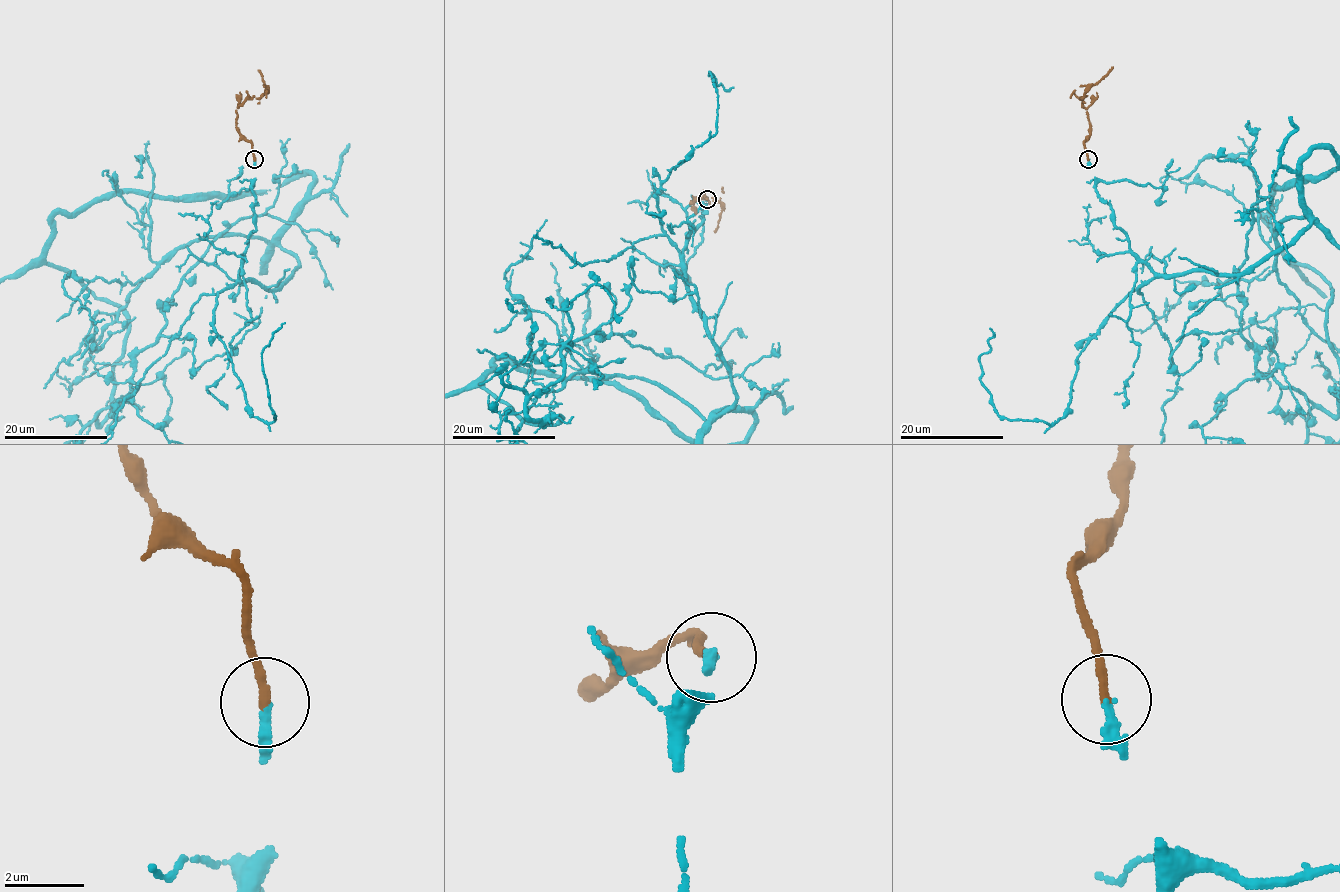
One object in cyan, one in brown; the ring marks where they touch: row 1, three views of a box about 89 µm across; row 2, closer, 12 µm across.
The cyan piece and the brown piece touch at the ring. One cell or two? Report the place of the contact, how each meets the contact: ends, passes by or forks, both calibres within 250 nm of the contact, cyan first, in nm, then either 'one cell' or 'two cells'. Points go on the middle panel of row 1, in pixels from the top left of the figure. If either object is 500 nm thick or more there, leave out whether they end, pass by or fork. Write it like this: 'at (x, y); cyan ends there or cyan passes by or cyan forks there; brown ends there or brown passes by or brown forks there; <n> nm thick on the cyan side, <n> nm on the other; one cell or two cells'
at (707, 199); cyan ends there; brown ends there; 200 nm thick on the cyan side, 240 nm on the other; one cell

